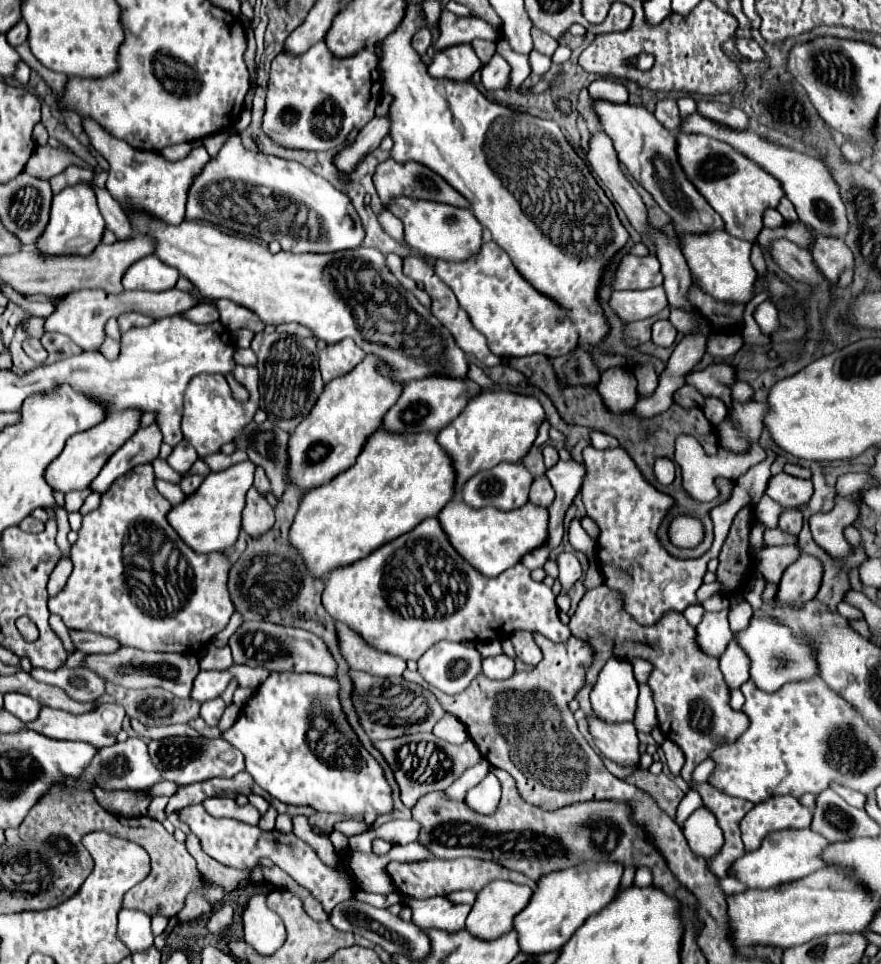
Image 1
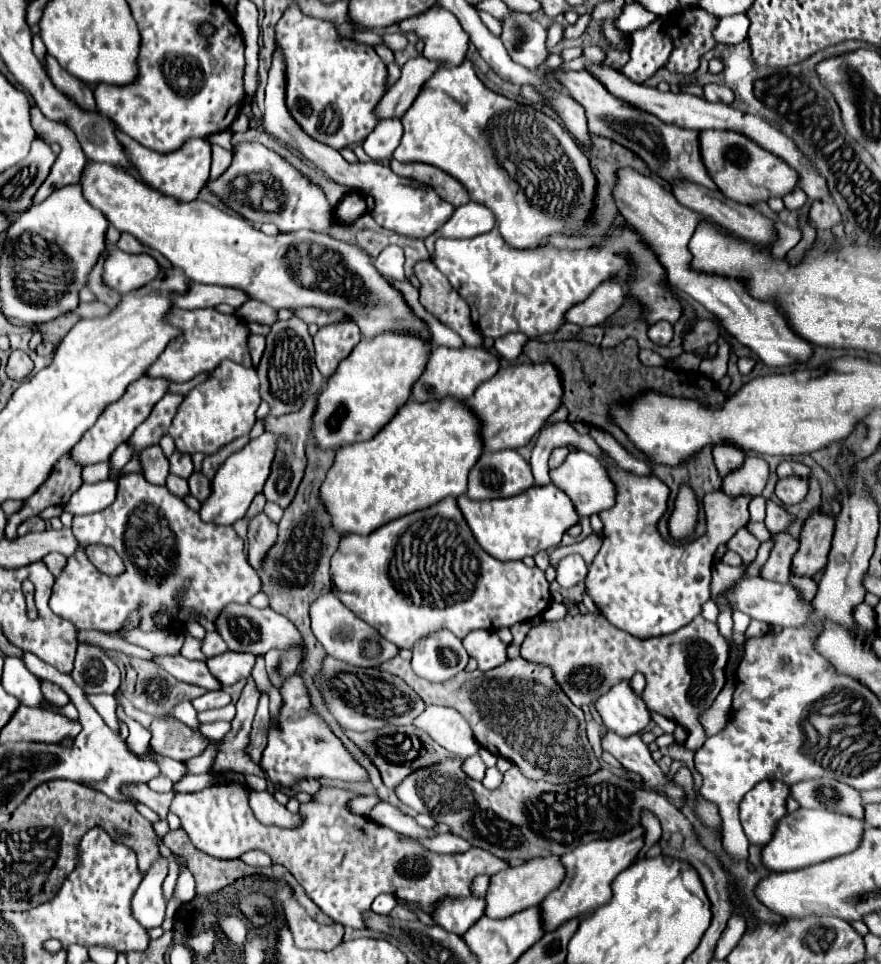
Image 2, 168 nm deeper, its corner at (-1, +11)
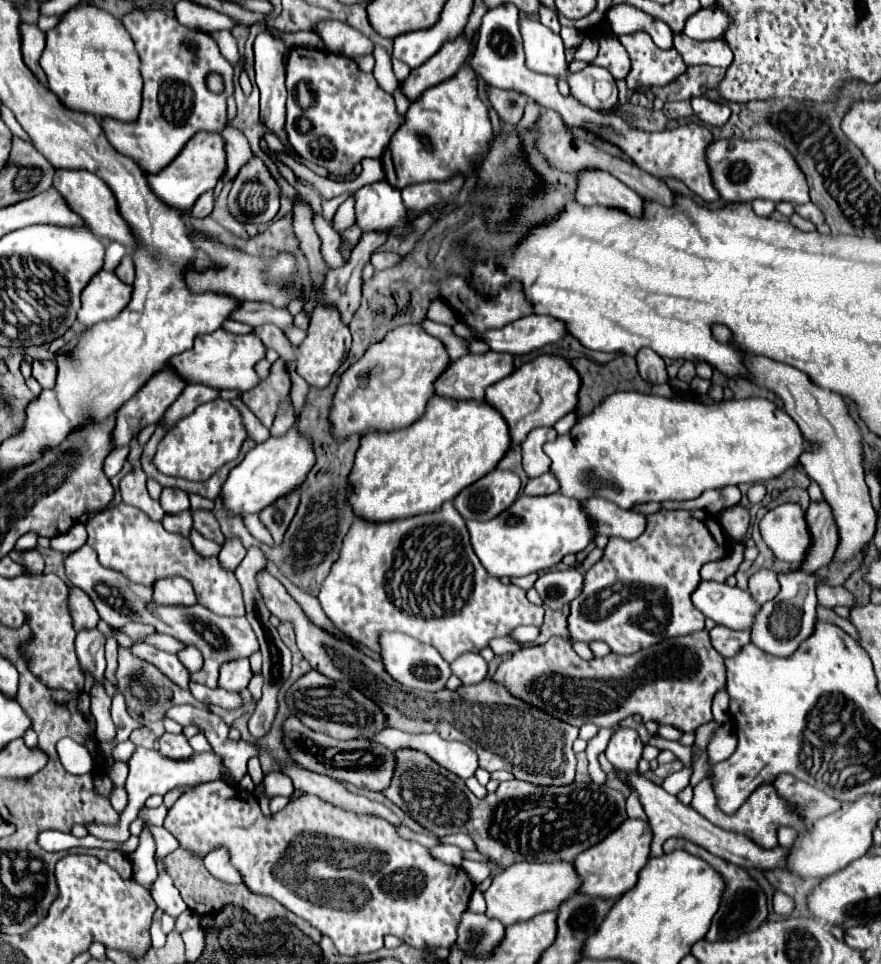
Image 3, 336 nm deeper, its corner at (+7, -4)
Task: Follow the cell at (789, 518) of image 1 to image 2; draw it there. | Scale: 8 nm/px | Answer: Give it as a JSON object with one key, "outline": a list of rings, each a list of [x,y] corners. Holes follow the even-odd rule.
{"outline":[[[777,532],[771,536],[771,540],[773,540],[773,548],[761,570],[761,576],[765,580],[785,584],[789,582],[789,576],[791,576],[791,570],[789,570],[791,558],[799,548],[799,540],[793,538],[789,532]]]}

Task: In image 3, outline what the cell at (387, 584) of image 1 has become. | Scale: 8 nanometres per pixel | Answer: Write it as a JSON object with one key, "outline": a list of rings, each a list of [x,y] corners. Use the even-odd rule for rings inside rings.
{"outline":[[[451,501],[443,503],[439,511],[389,523],[373,523],[357,517],[343,539],[339,559],[333,563],[317,599],[337,629],[369,649],[377,651],[377,633],[399,631],[433,645],[447,661],[453,661],[463,653],[479,653],[487,647],[489,639],[503,637],[519,625],[539,627],[543,623],[543,607],[533,605],[521,587],[511,583],[503,585],[497,577],[485,571],[471,547],[465,519],[457,513]]]}

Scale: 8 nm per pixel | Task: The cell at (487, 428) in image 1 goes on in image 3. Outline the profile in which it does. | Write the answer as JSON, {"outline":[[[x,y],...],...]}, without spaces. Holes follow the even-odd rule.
{"outline":[[[539,355],[537,359],[523,363],[505,379],[487,387],[485,399],[501,411],[501,415],[509,423],[513,445],[517,445],[527,437],[531,429],[543,425],[553,427],[561,417],[571,413],[577,407],[579,387],[581,377],[567,359],[563,359],[561,355]]]}

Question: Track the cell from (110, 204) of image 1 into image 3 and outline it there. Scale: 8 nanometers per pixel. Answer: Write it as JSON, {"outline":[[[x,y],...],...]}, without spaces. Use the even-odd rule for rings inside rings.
{"outline":[[[126,255],[125,259],[121,261],[121,265],[115,269],[115,273],[117,273],[117,277],[123,281],[123,275],[125,275],[125,281],[123,283],[127,283],[127,285],[131,285],[133,283],[133,263],[131,263],[131,256]]]}

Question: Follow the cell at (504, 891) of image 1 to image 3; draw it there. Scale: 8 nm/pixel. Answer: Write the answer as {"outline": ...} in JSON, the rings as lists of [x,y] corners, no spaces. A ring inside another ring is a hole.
{"outline":[[[557,859],[555,863],[513,863],[511,867],[503,869],[485,891],[485,915],[501,919],[501,923],[509,927],[513,923],[527,921],[539,913],[557,911],[563,901],[579,891],[579,887],[581,877],[577,875],[573,861]]]}

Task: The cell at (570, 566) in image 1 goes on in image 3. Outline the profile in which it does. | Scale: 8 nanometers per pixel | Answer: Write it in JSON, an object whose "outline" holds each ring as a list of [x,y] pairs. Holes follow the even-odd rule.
{"outline":[[[553,569],[535,581],[535,589],[543,599],[543,605],[547,605],[549,609],[561,609],[563,605],[579,597],[579,593],[583,591],[583,579],[585,575],[577,569]]]}

